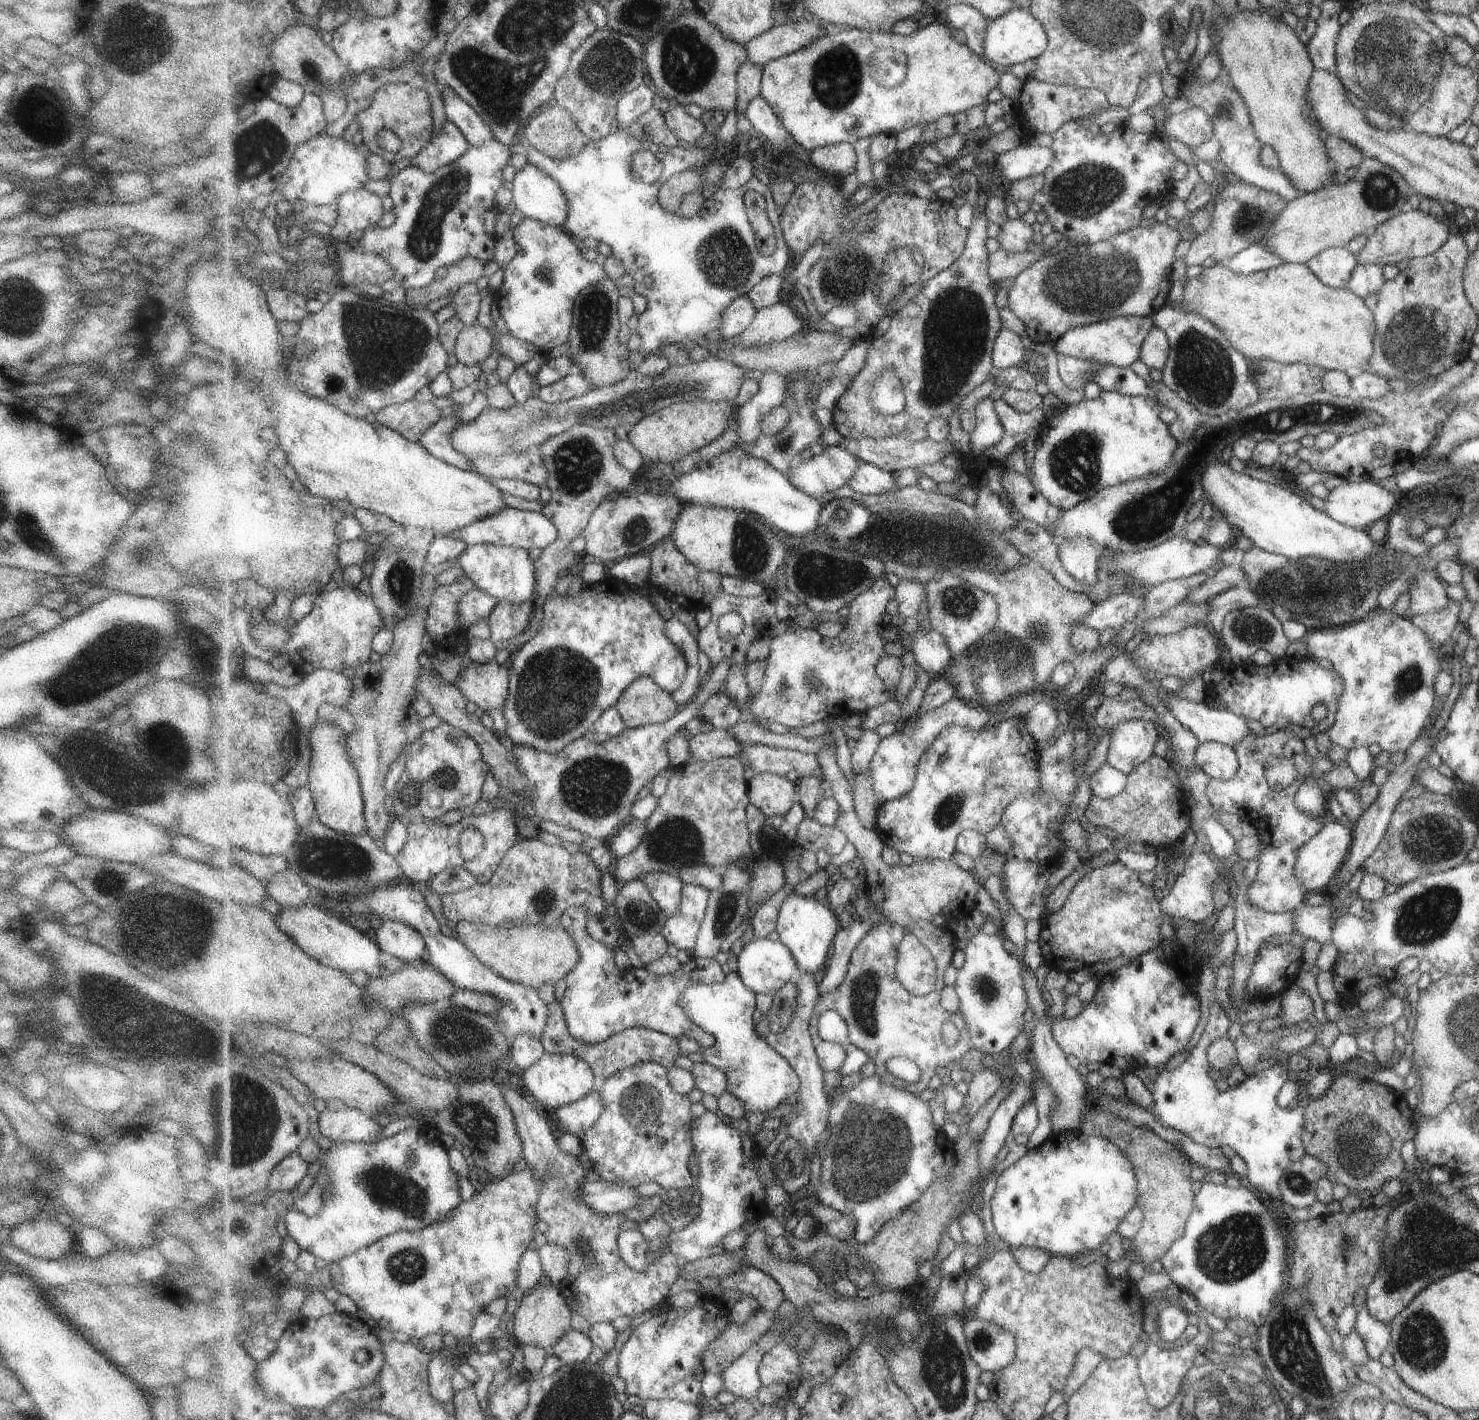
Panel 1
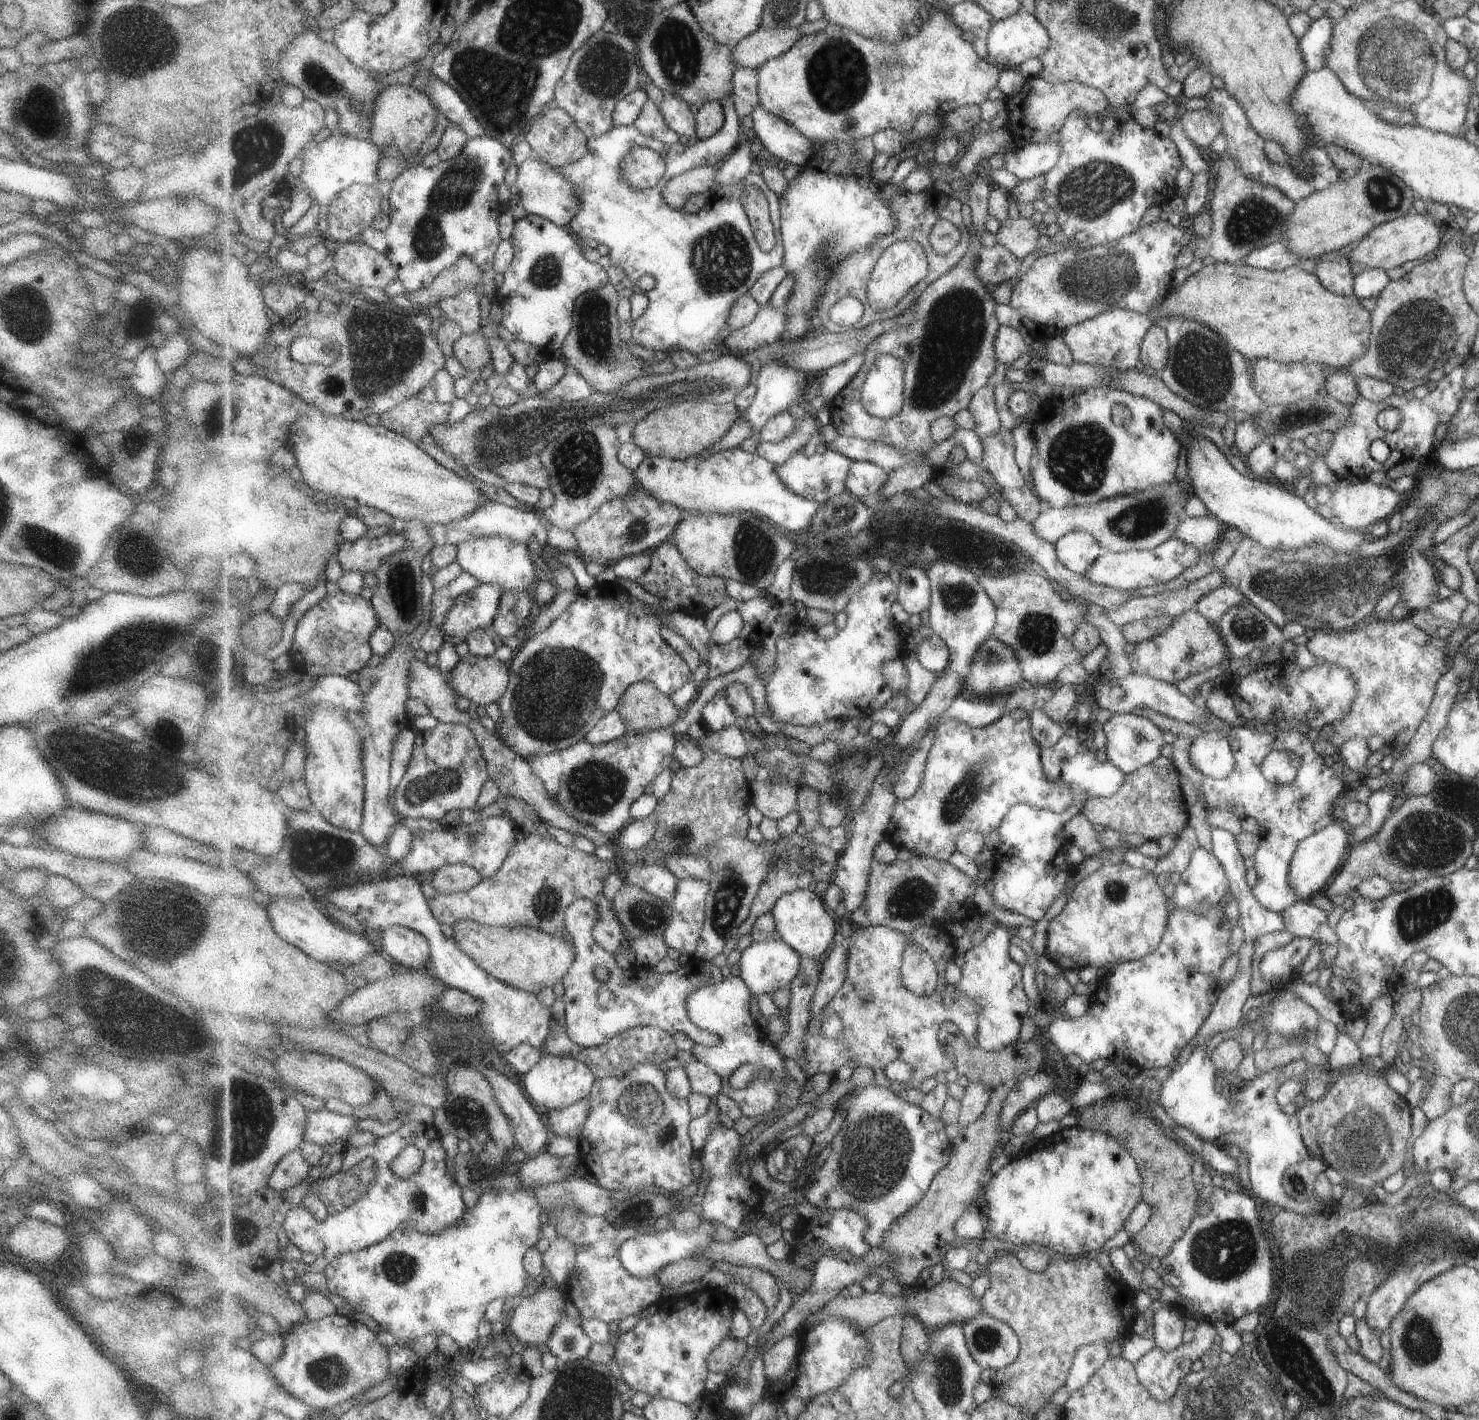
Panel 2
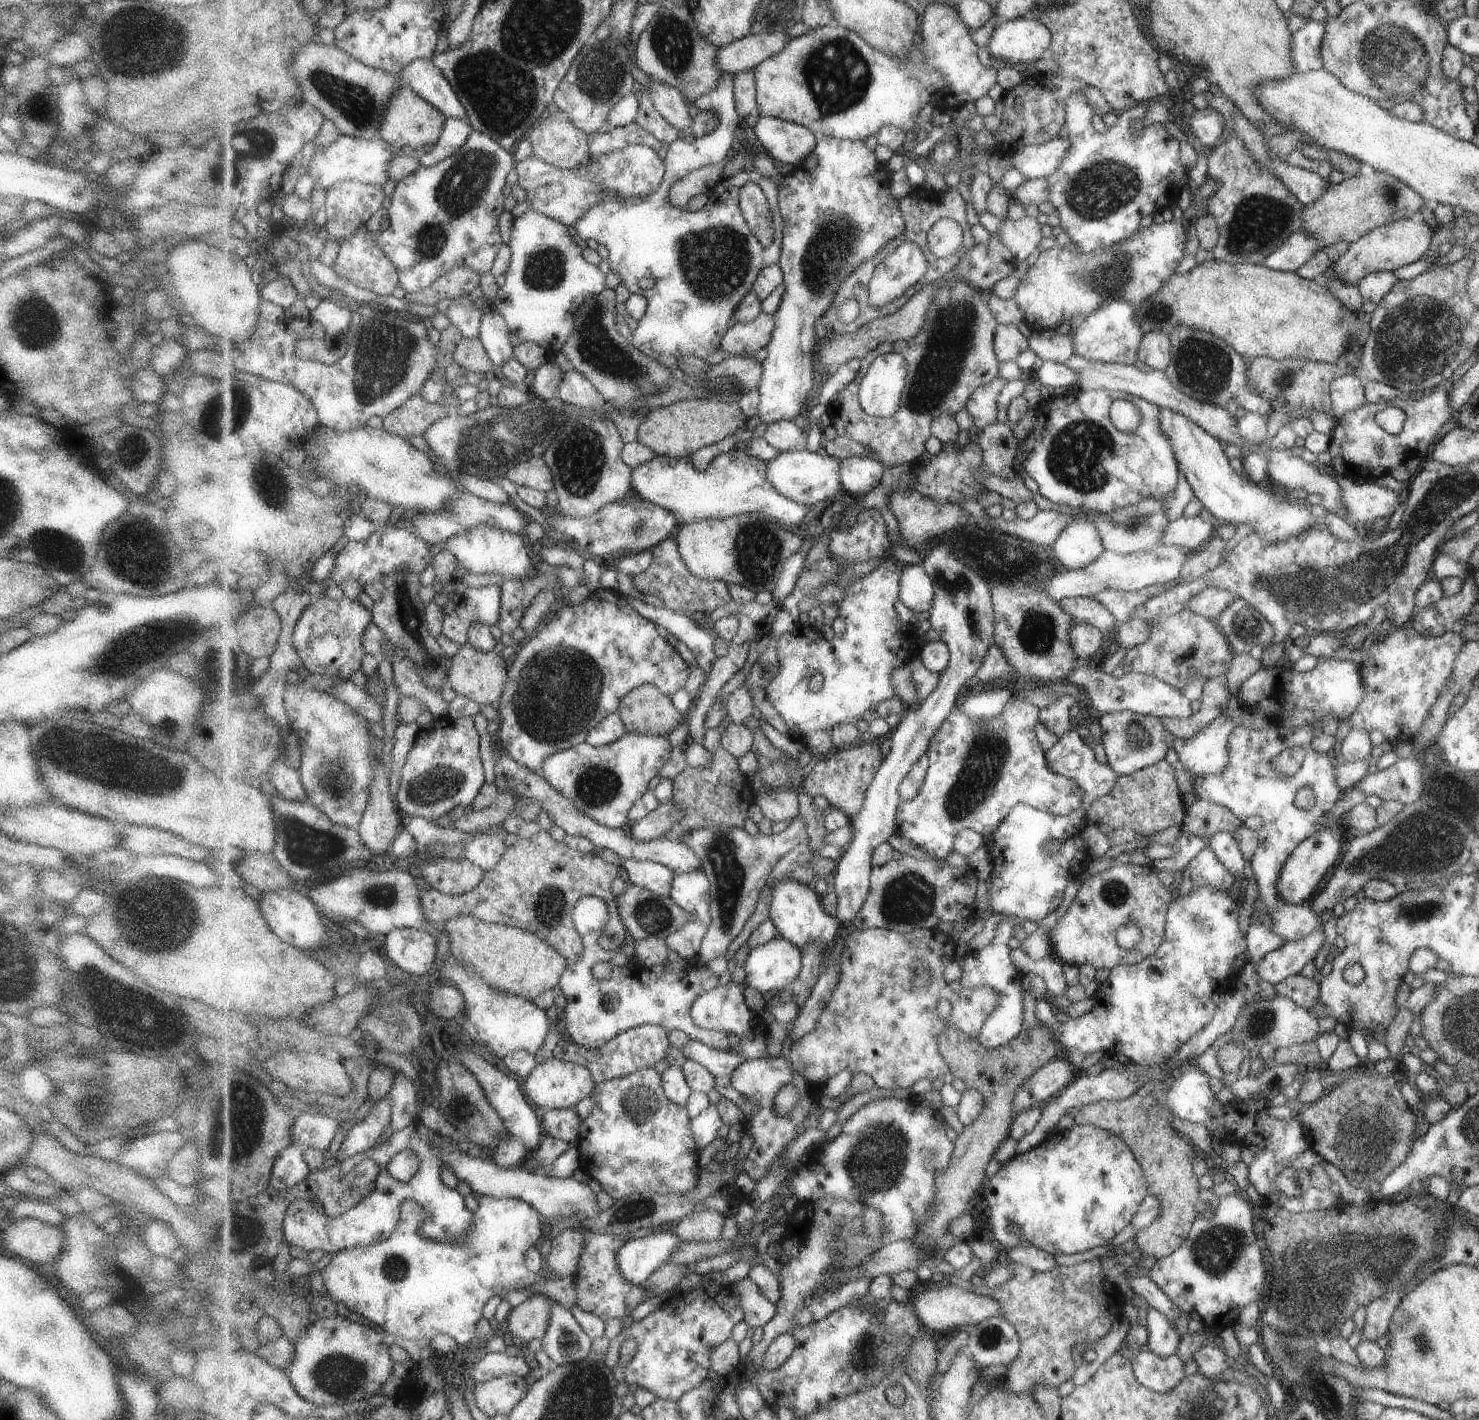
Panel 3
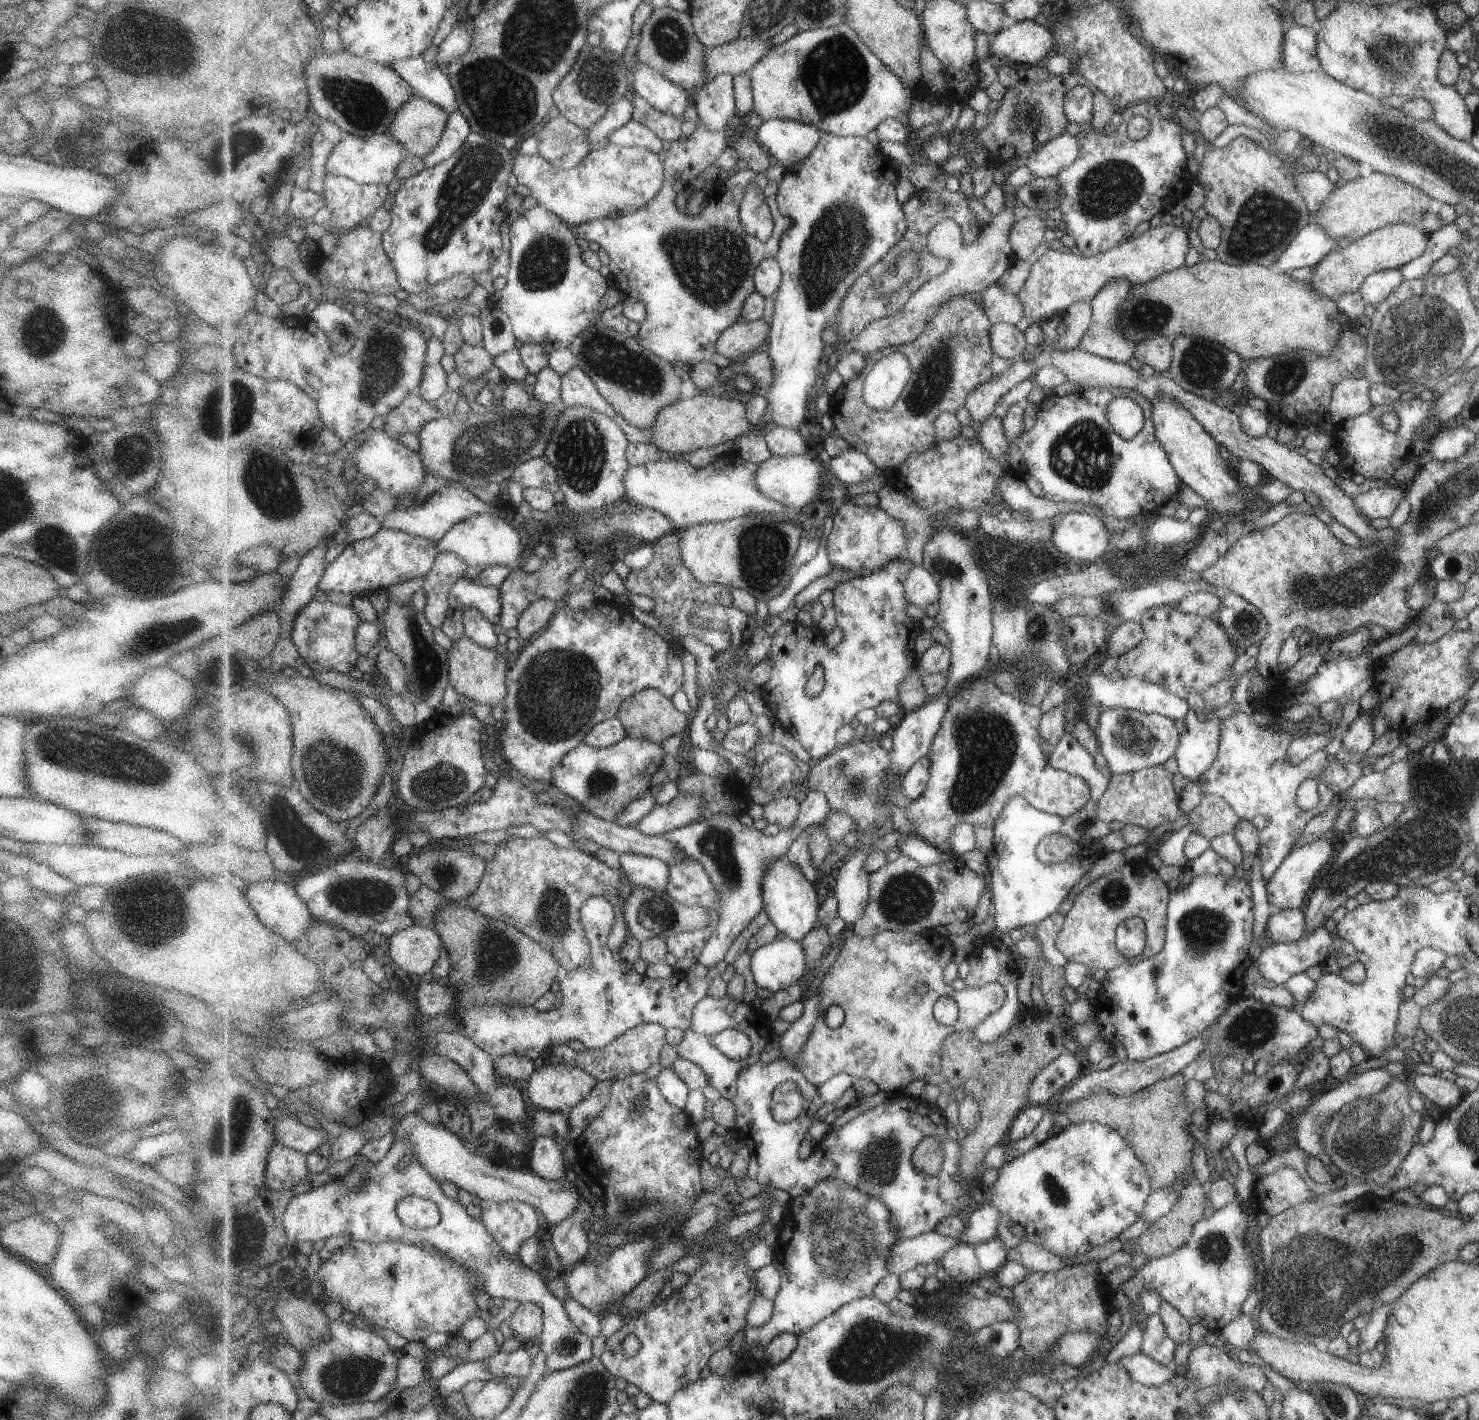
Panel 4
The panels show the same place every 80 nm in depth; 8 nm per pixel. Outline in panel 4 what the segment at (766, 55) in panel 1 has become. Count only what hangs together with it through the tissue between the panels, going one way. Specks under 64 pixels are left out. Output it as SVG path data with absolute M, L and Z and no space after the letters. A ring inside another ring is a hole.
M742 38L728 44L706 50L705 72L707 78L730 73L734 78L750 72L775 45L770 40Z

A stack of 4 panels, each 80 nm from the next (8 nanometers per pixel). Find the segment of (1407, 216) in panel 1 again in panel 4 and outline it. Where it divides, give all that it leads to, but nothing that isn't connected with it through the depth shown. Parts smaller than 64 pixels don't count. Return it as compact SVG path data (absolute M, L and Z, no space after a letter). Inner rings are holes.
M1399 222L1377 228L1356 240L1348 241L1345 248L1337 251L1332 250L1323 256L1319 263L1313 266L1313 274L1311 274L1309 284L1321 296L1335 301L1343 292L1358 290L1361 282L1369 274L1399 269L1423 254L1427 238L1427 234L1423 233L1421 227L1415 222L1412 224Z

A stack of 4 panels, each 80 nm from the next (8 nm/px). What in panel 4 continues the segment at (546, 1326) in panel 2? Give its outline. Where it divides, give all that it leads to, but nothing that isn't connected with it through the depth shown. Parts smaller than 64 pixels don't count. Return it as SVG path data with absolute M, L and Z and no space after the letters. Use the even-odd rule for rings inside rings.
M535 1302L521 1303L511 1314L510 1322L513 1335L525 1345L538 1341L544 1335L545 1312Z

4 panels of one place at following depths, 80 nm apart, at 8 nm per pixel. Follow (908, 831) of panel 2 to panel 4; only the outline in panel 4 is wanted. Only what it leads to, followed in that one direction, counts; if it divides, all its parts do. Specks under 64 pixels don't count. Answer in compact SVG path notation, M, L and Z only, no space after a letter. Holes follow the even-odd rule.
M982 675L968 682L953 698L947 716L928 755L931 760L931 775L925 792L909 806L903 807L905 816L913 822L915 836L935 844L941 850L951 849L951 832L961 822L976 826L994 826L1005 810L1005 804L1015 797L1023 798L1039 811L1059 817L1071 817L1079 813L1090 802L1089 784L1051 766L1043 752L1039 738L1043 710L1001 691L987 677Z

